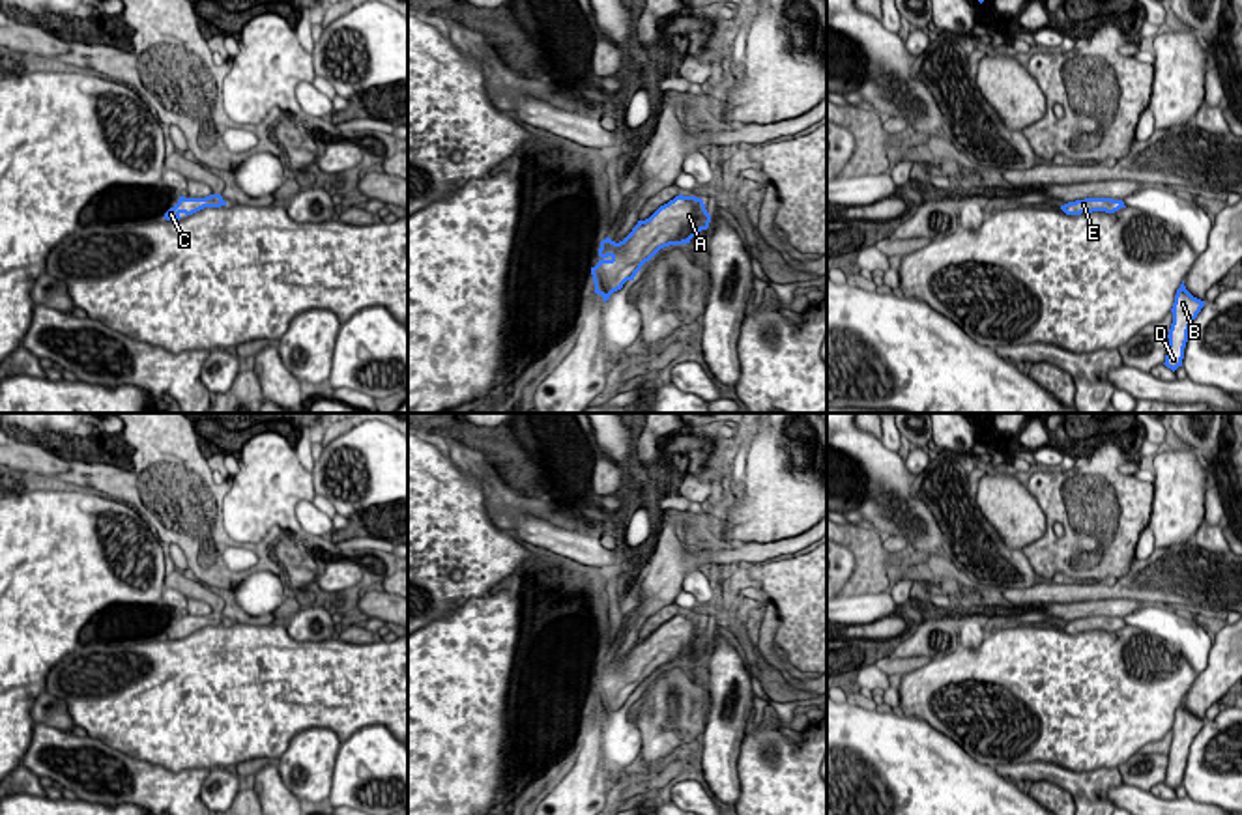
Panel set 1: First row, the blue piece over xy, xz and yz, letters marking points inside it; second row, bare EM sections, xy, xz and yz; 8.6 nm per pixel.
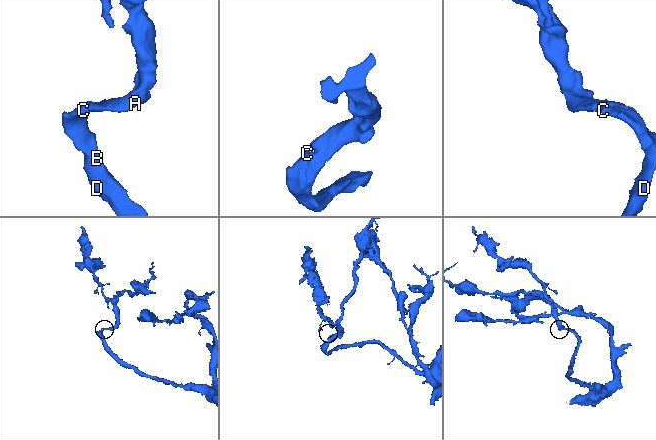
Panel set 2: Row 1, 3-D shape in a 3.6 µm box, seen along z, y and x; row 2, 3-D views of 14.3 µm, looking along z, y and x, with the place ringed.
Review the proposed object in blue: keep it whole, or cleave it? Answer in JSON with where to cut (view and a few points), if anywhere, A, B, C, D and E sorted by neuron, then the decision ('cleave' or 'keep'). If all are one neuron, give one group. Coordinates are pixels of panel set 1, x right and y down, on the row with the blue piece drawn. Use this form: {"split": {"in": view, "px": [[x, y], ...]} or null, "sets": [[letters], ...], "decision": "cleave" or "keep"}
{"split": null, "sets": [["A", "B", "C", "D", "E"]], "decision": "keep"}

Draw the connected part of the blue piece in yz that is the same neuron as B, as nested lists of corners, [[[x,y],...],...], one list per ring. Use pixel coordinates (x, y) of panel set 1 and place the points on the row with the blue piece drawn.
[[[1184,280],[1180,288],[1177,290],[1175,303],[1173,303],[1173,323],[1169,329],[1169,346],[1167,346],[1167,355],[1165,355],[1165,366],[1171,368],[1173,372],[1182,366],[1184,359],[1184,348],[1188,342],[1188,331],[1201,308],[1205,307],[1205,301],[1193,297],[1186,286]]]

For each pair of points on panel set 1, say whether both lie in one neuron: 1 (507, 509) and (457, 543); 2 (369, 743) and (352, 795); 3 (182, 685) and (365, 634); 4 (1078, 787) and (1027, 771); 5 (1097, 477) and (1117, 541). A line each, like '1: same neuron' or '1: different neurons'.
1: different neurons
2: same neuron
3: different neurons
4: same neuron
5: same neuron

